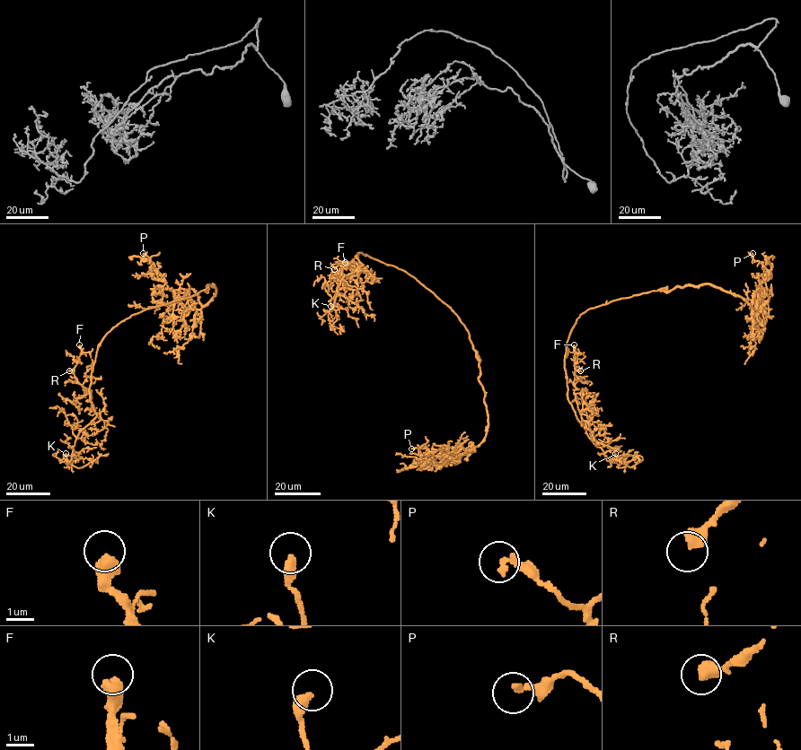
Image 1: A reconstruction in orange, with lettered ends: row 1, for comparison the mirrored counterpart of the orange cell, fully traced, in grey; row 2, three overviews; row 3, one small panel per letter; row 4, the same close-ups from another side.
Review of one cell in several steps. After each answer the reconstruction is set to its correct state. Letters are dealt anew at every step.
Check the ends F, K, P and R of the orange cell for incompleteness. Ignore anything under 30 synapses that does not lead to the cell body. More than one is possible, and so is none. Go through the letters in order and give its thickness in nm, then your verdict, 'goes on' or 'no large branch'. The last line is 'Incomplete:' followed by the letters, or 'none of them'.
F: 480 nm | no large branch
K: 360 nm | goes on
P: 240 nm | no large branch
R: 440 nm | no large branch
Incomplete: K

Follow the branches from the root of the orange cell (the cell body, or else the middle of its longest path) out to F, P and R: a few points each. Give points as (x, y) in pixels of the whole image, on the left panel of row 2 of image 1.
F: (167, 303), (122, 320), (101, 342), (89, 390), (96, 422), (101, 415), (91, 392), (74, 374), (79, 344)
P: (167, 303), (215, 287), (202, 305), (192, 289), (171, 289), (156, 280), (143, 253)
R: (167, 303), (122, 320), (101, 342), (89, 390), (96, 414), (91, 422), (97, 422), (91, 391), (69, 370)

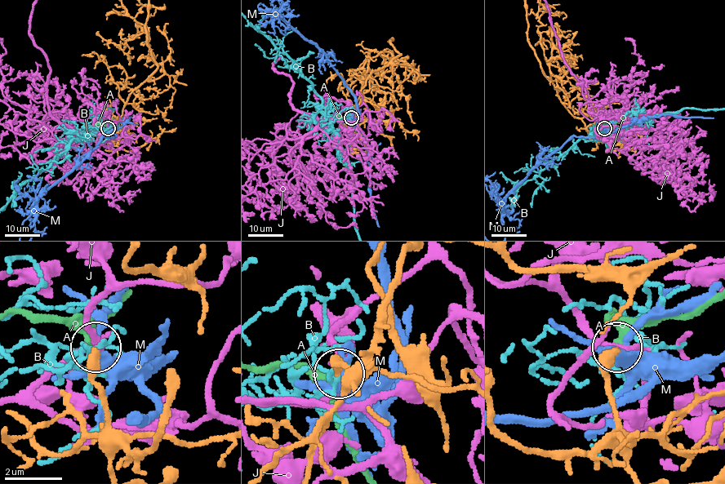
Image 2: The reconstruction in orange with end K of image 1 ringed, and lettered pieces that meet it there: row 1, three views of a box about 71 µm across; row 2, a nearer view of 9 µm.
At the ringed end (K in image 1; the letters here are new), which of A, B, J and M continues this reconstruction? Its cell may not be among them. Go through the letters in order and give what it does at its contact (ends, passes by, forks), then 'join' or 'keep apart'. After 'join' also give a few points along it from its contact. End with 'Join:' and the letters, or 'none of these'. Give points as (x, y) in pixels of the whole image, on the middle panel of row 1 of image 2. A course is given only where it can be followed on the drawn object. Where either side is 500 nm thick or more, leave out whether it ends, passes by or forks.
A: it passes by | keep apart
B: it forks | keep apart
J: it passes by | keep apart
M: it forks | keep apart
Join: none of these

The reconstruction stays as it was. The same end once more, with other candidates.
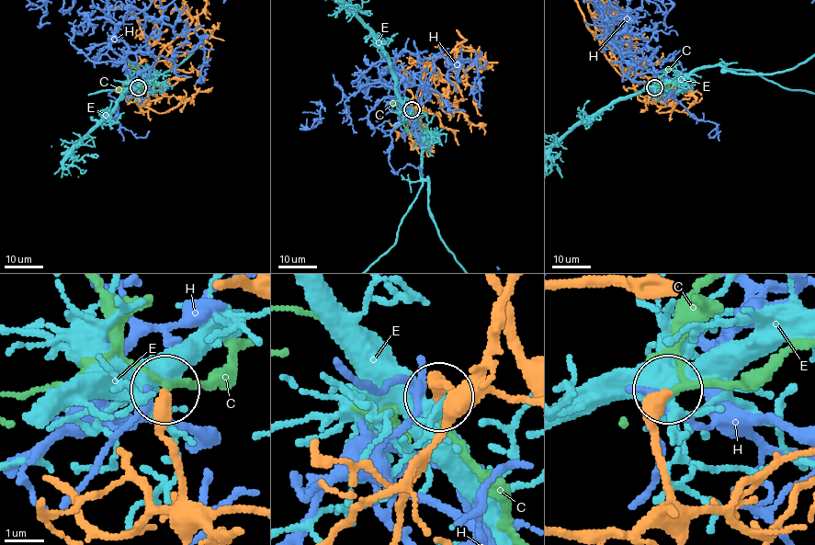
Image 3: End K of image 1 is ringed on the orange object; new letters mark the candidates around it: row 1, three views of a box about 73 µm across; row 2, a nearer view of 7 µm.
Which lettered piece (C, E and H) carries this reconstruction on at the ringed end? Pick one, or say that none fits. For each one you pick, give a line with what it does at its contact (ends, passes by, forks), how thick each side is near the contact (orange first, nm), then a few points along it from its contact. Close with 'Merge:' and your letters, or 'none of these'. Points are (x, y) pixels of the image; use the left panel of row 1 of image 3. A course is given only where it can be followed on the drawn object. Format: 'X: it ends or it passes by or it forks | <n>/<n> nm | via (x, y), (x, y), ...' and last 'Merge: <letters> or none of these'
C: it passes by | 400/140 nm | via (138, 88), (130, 75), (131, 65), (137, 61)
Merge: C

